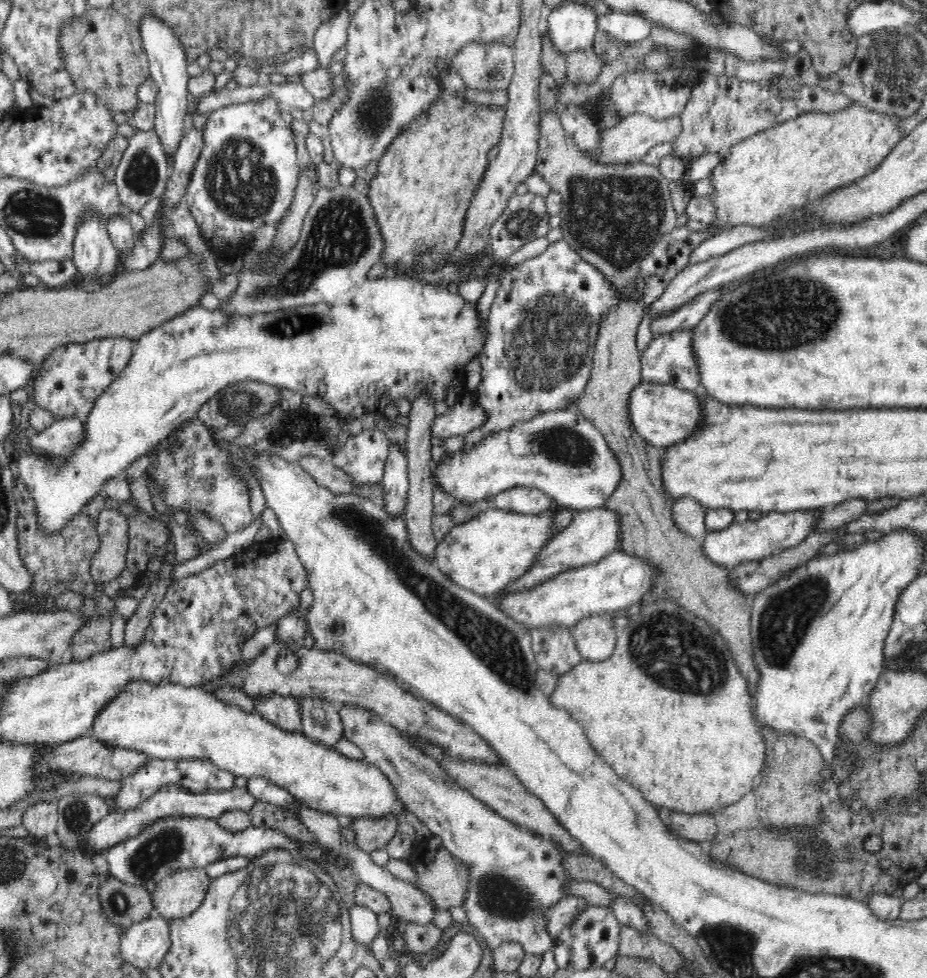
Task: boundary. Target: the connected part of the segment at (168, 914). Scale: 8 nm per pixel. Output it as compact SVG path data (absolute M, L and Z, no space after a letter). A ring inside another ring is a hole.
M185 869L166 876L151 893L155 915L167 921L189 917L204 900L210 881L205 869Z

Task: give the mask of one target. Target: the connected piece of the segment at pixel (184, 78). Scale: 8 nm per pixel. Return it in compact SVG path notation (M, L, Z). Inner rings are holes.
M152 13L144 15L139 22L138 29L149 62L150 78L154 79L158 85L158 94L154 102L154 130L158 132L159 138L161 138L167 158L169 155L174 156L180 140L182 140L182 136L189 126L187 106L191 97L187 89L190 76L186 71L186 53L180 39L172 31L172 27L164 21L160 21L156 15L152 15Z

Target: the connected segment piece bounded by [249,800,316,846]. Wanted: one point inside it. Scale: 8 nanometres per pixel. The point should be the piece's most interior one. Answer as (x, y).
(263, 814)

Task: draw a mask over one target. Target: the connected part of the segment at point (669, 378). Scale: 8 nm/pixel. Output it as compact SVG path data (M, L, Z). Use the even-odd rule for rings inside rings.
M674 330L670 334L659 334L641 353L641 380L646 383L674 385L681 390L699 392L701 387L699 362L695 356L694 330Z

